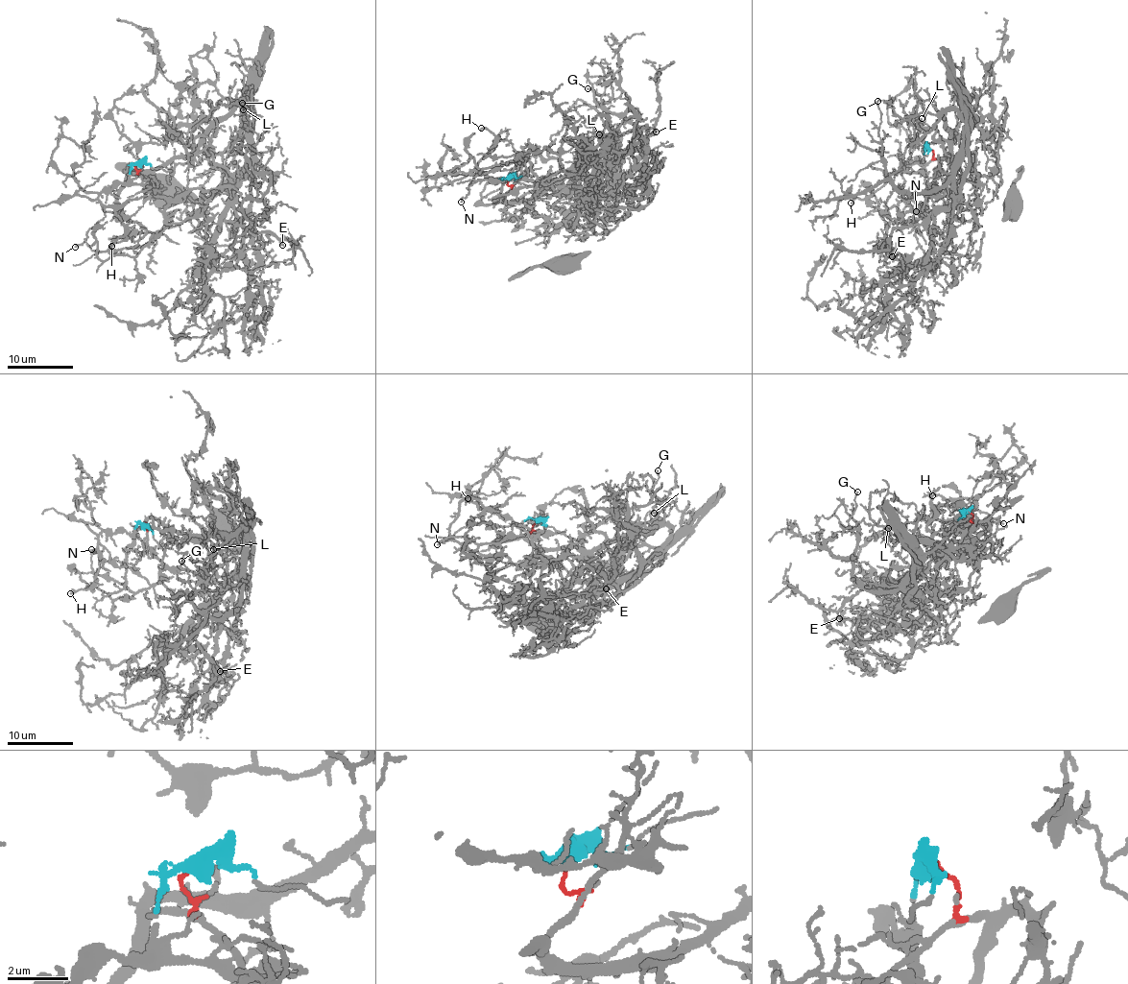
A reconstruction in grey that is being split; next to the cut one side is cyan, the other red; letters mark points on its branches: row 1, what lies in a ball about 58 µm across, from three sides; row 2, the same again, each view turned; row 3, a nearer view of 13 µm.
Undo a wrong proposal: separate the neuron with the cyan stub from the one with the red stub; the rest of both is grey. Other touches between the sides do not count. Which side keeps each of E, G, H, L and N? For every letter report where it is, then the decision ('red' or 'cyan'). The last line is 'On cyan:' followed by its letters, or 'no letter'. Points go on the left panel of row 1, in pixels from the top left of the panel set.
E: (282, 245) | red
G: (242, 103) | red
H: (111, 246) | cyan
L: (243, 109) | red
N: (75, 247) | cyan
On cyan: H, N

